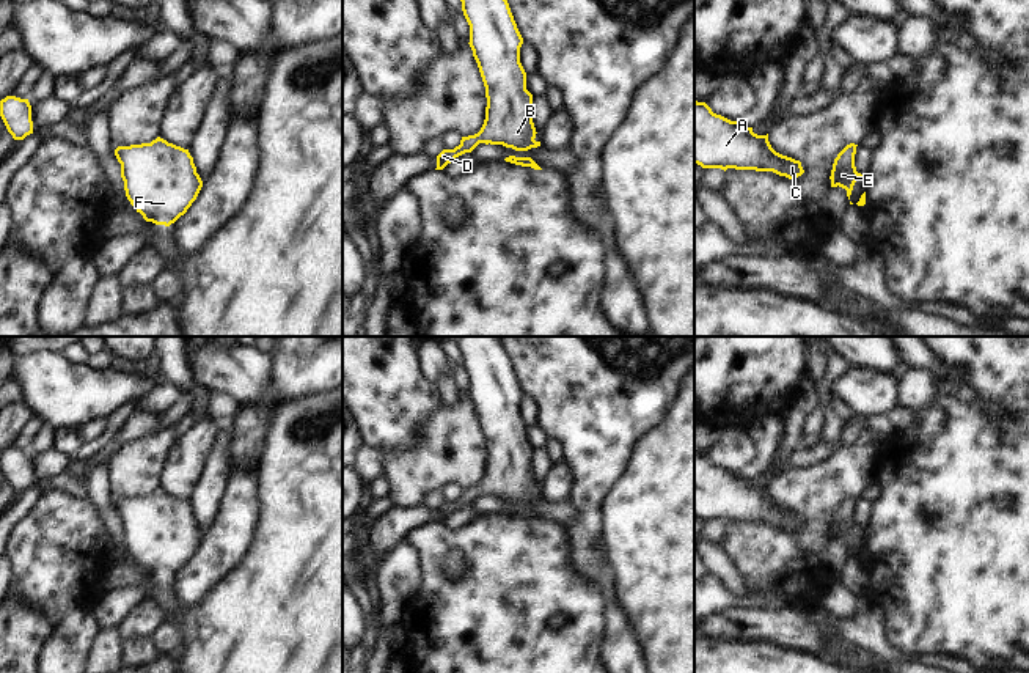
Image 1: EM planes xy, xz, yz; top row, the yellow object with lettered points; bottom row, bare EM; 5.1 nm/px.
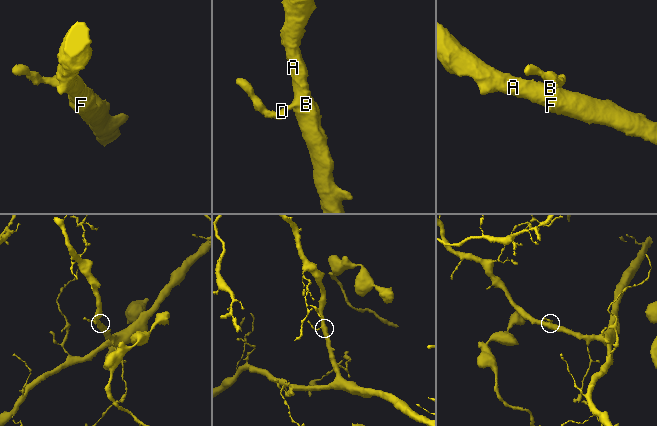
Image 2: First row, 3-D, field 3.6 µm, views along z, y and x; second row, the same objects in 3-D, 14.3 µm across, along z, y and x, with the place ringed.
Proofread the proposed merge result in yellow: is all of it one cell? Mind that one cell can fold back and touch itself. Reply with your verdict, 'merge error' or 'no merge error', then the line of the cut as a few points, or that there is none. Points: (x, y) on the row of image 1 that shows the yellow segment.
no merge error | no cut

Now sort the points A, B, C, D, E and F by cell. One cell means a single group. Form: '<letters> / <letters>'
A B C D E F

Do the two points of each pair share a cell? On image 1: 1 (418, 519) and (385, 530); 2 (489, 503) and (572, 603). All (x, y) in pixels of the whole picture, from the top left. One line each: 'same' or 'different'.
1: same
2: different

